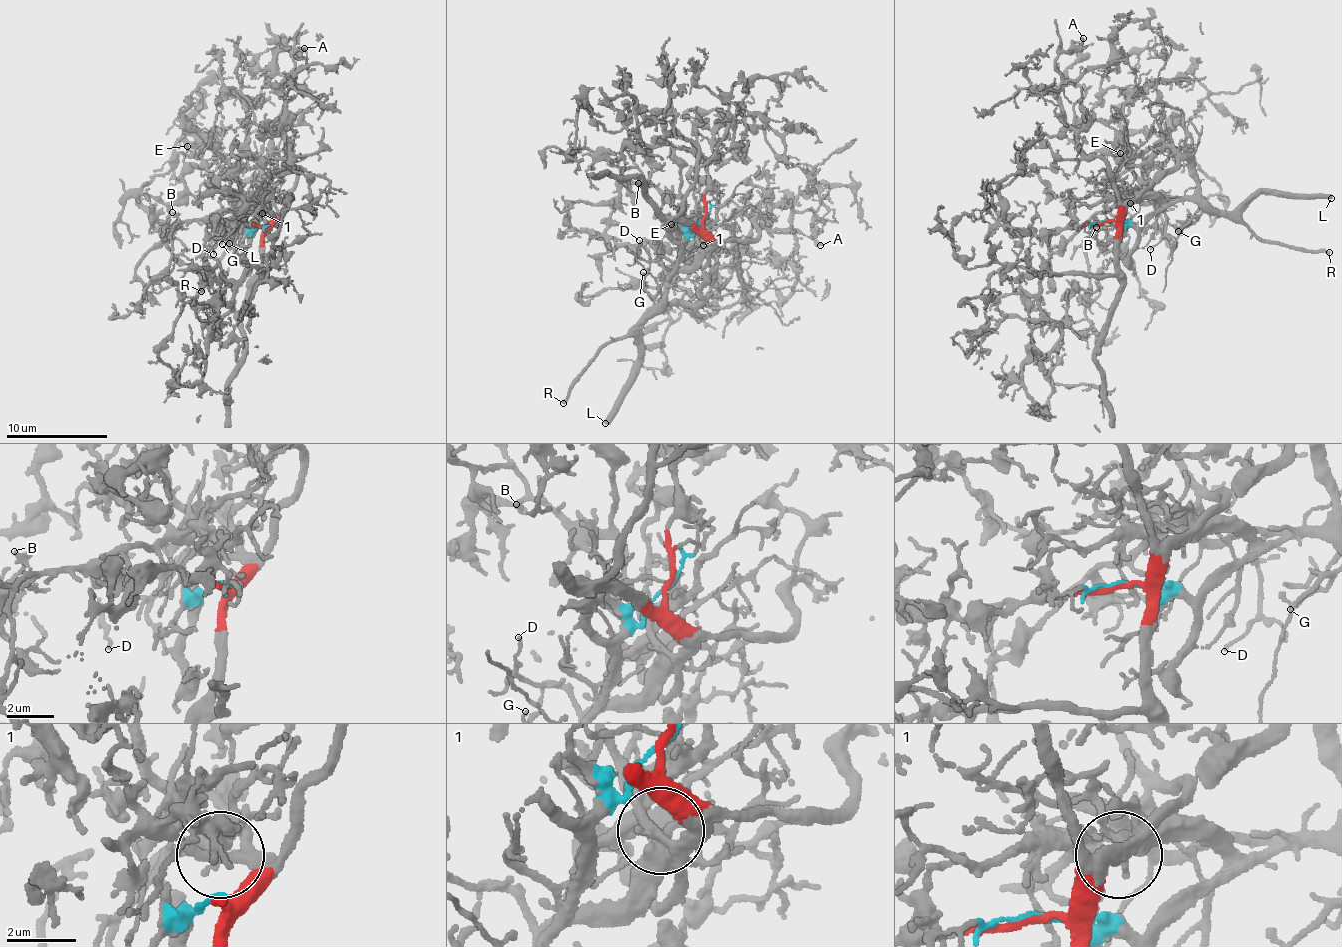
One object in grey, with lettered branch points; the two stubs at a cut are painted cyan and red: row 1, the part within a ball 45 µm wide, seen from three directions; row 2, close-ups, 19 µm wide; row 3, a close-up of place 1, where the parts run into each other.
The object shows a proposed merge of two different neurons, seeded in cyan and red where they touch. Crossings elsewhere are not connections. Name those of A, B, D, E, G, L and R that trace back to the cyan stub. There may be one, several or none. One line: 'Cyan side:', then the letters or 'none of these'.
Cyan side: D, G, L, R

